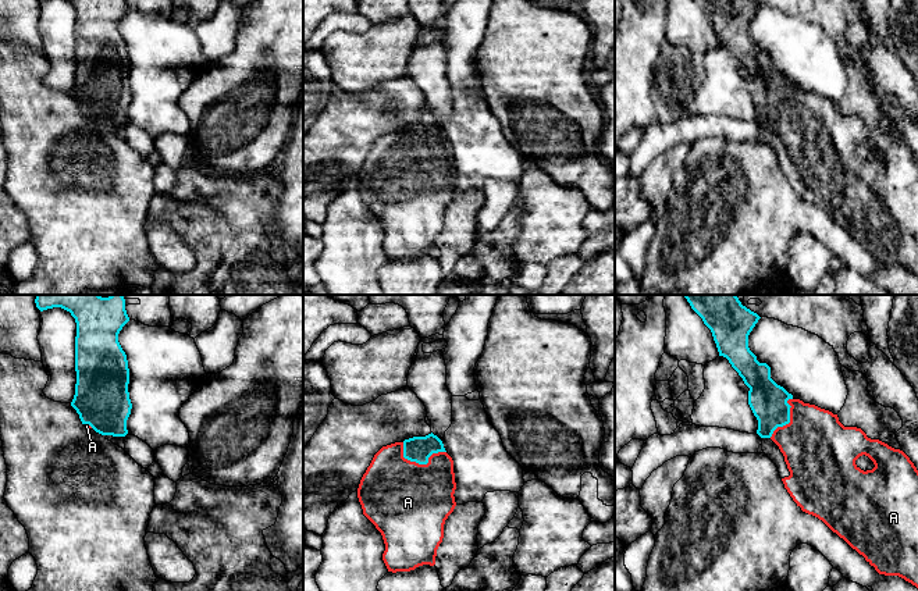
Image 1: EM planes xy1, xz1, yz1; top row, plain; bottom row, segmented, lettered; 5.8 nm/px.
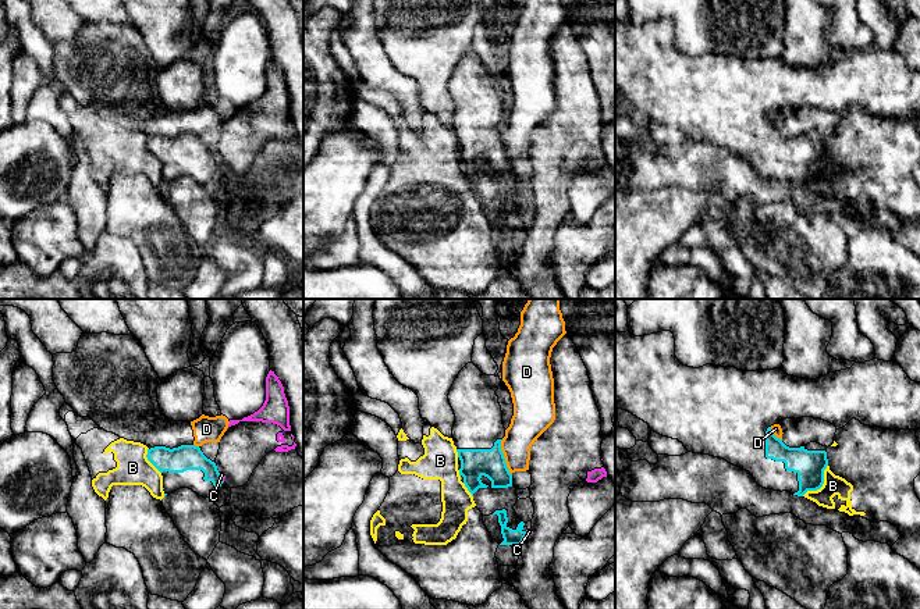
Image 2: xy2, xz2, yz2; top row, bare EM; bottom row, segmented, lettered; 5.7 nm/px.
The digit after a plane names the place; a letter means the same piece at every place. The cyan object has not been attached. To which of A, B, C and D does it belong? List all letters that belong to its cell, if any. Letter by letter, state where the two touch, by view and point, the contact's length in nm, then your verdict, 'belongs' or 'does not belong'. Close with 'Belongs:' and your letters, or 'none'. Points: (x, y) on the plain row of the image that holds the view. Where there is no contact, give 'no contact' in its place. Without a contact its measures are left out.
A: xz1 (419, 152) | 260 nm | belongs
B: yz2 (821, 174) | 240 nm | does not belong
C: xy2 (220, 166) | 60 nm | does not belong
D: xz2 (504, 146) | 220 nm | does not belong
Belongs: A

